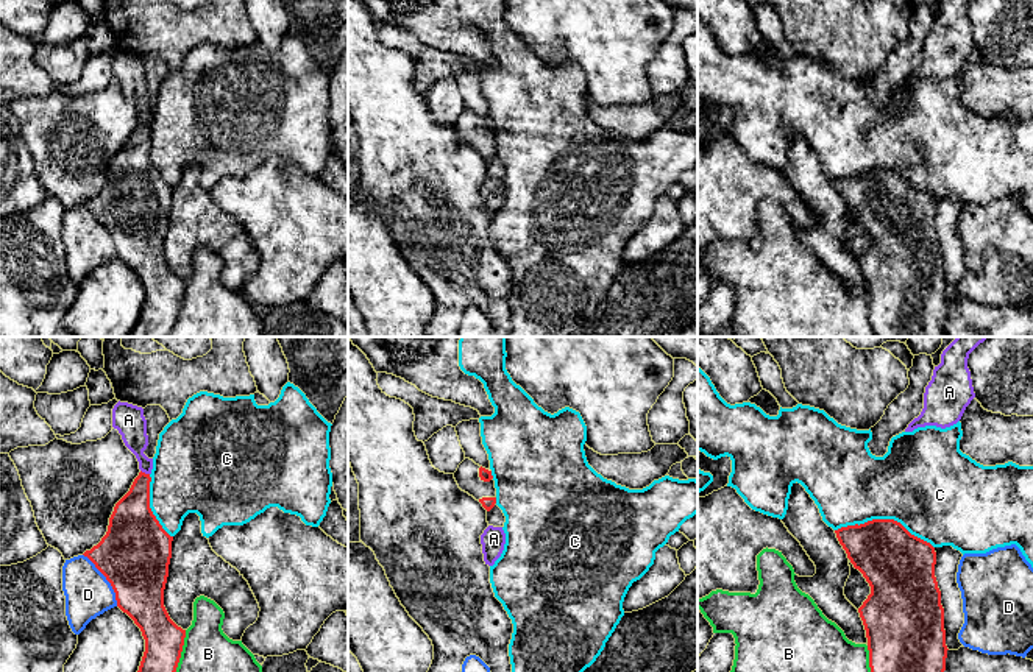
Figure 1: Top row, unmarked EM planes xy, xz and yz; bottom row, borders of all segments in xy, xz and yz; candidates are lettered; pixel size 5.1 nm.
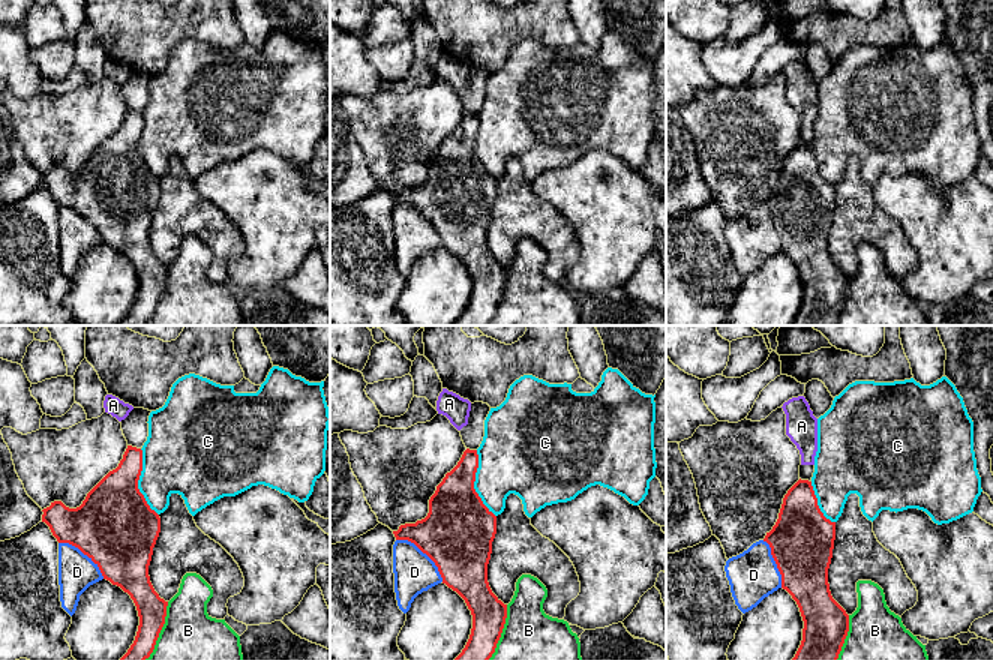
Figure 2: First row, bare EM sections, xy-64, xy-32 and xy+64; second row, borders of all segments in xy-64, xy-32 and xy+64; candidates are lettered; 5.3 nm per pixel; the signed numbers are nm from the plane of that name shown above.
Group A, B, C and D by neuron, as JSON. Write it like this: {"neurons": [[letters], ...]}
{"neurons": [["A"], ["B"], ["C"], ["D"]]}

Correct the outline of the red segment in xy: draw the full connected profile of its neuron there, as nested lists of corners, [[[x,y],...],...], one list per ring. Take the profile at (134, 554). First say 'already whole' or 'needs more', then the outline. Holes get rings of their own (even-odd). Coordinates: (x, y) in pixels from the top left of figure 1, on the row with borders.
already whole; [[[140,471],[130,491],[115,504],[106,535],[83,555],[106,577],[115,592],[117,607],[142,631],[145,652],[137,672],[176,672],[186,630],[170,619],[164,607],[173,536],[162,529],[150,508],[150,482],[150,474]]]

